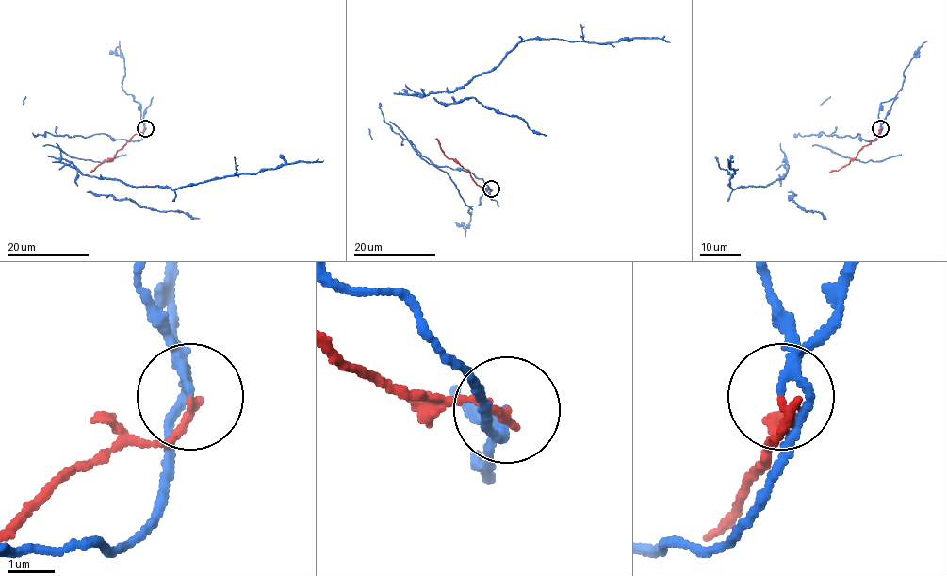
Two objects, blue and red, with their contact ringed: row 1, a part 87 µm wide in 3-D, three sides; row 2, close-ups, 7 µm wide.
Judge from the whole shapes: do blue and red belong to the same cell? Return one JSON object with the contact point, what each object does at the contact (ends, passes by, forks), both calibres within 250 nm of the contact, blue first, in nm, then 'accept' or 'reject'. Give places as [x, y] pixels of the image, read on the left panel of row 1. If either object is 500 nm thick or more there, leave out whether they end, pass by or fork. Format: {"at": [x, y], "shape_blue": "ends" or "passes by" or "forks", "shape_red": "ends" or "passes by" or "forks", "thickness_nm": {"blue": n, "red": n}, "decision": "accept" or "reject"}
{"at": [145, 128], "shape_blue": "passes by", "shape_red": "ends", "thickness_nm": {"blue": 160, "red": 170}, "decision": "reject"}

